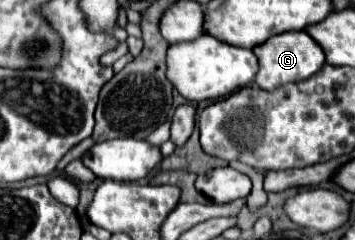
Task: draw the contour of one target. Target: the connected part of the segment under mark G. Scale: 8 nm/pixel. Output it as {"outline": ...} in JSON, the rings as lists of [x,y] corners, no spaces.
{"outline":[[[285,32],[285,34],[271,36],[267,42],[255,46],[253,54],[259,60],[259,72],[255,76],[255,82],[263,90],[273,90],[281,84],[305,80],[325,64],[325,54],[321,52],[319,44],[315,44],[315,40],[305,36],[305,32]]]}

